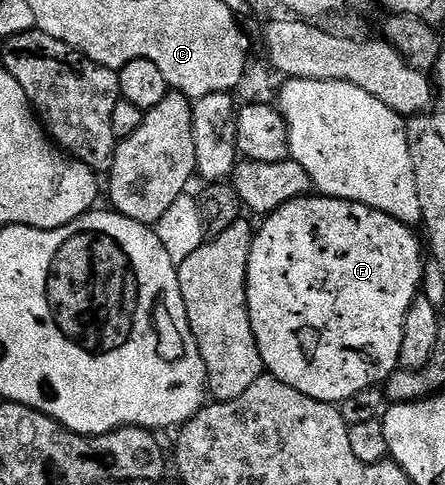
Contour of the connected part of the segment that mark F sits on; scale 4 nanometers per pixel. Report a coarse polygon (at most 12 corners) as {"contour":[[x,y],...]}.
{"contour":[[294,198],[249,252],[266,373],[341,403],[400,369],[425,250]]}

